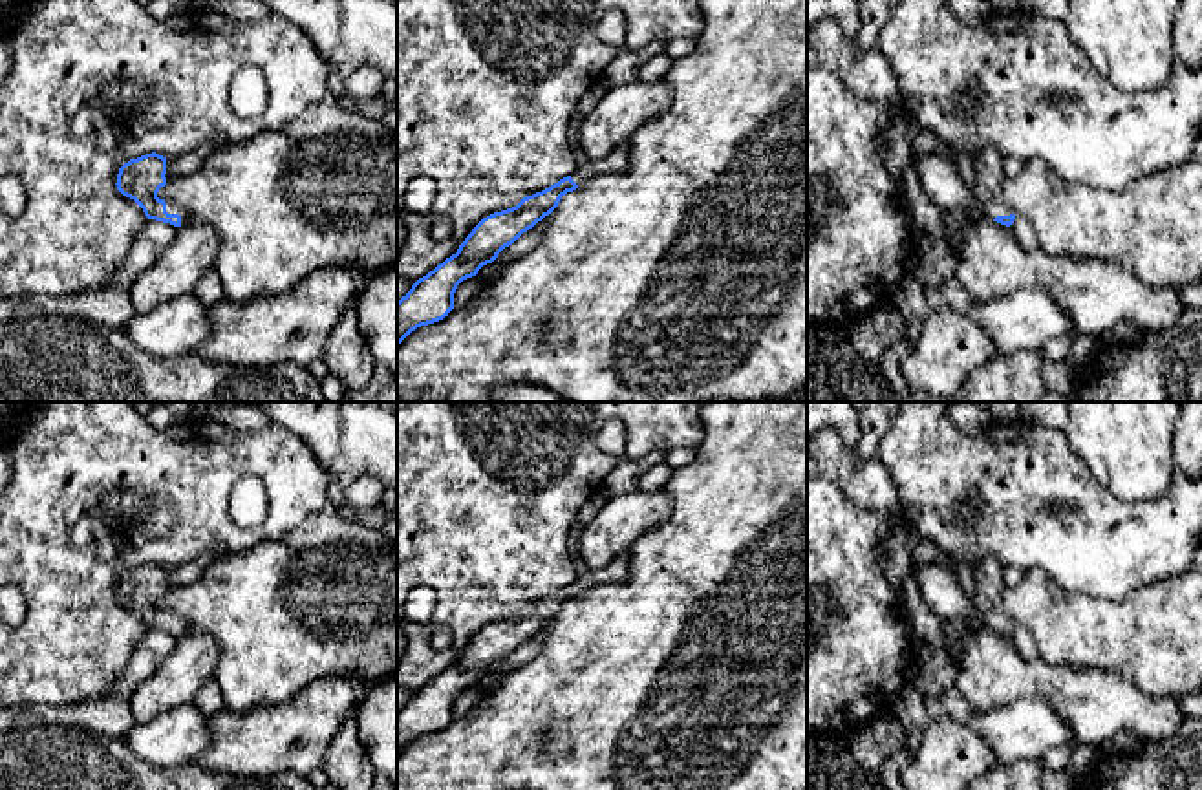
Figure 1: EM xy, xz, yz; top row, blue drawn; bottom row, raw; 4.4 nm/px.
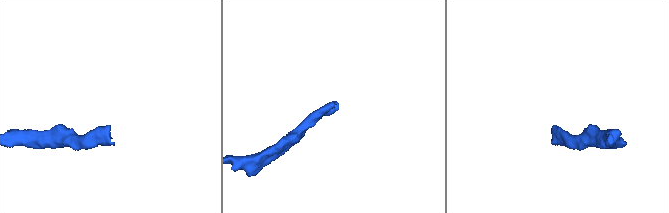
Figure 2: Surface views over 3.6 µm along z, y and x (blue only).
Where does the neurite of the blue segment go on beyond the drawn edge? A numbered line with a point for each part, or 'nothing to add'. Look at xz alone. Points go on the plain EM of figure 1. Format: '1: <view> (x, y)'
1: xz (617, 571)

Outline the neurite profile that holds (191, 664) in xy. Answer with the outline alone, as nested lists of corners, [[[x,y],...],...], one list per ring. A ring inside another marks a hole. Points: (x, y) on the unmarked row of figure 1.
[[[194,629],[177,636],[170,657],[128,699],[135,722],[148,722],[163,711],[194,702],[201,686],[214,680],[220,647]]]

